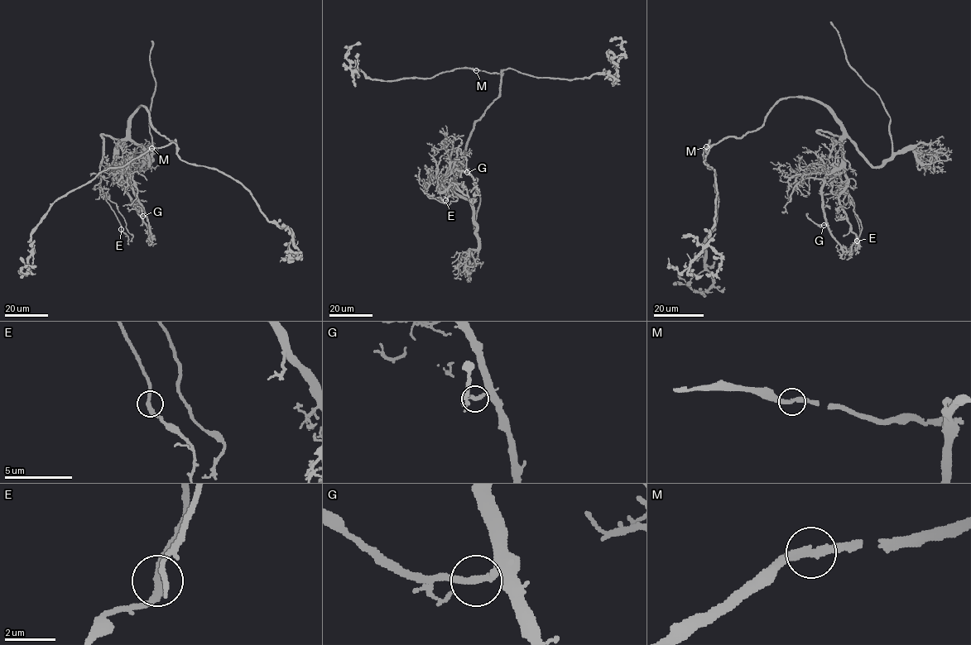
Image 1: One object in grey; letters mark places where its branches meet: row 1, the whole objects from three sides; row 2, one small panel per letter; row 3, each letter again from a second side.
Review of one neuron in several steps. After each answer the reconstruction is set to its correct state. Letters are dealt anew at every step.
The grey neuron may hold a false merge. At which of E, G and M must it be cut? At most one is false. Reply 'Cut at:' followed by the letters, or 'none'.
Cut at: none

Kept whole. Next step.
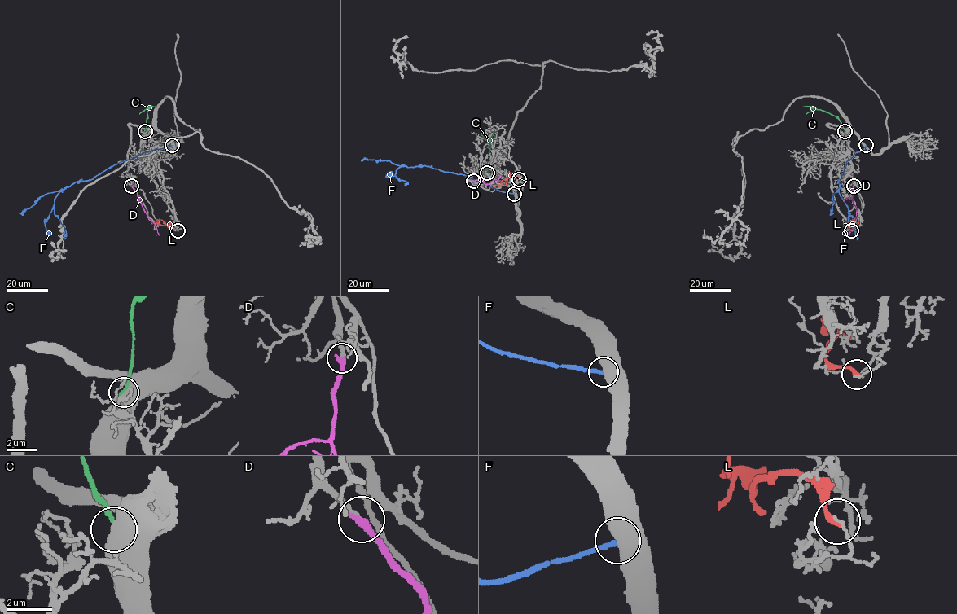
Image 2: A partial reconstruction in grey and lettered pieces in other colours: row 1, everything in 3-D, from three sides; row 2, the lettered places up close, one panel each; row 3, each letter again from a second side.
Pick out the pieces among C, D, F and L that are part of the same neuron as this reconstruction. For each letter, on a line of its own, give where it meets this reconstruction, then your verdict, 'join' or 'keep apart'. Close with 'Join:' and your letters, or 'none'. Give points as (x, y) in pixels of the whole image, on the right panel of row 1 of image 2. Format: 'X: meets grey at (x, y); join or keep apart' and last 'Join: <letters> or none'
C: meets grey at (845, 131); keep apart
D: meets grey at (853, 186); join
F: meets grey at (866, 145); keep apart
L: meets grey at (851, 230); keep apart
Join: D

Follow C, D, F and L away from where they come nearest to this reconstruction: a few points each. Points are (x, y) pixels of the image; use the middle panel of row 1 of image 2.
C: (487, 172), (491, 135), (497, 131)
D: (473, 181), (480, 179), (489, 184), (497, 181), (500, 177), (498, 175)
F: (514, 193), (500, 191), (463, 174), (424, 165), (400, 166), (395, 176), (406, 182), (405, 185)
L: (519, 179), (515, 175), (510, 175), (506, 185), (493, 185)

